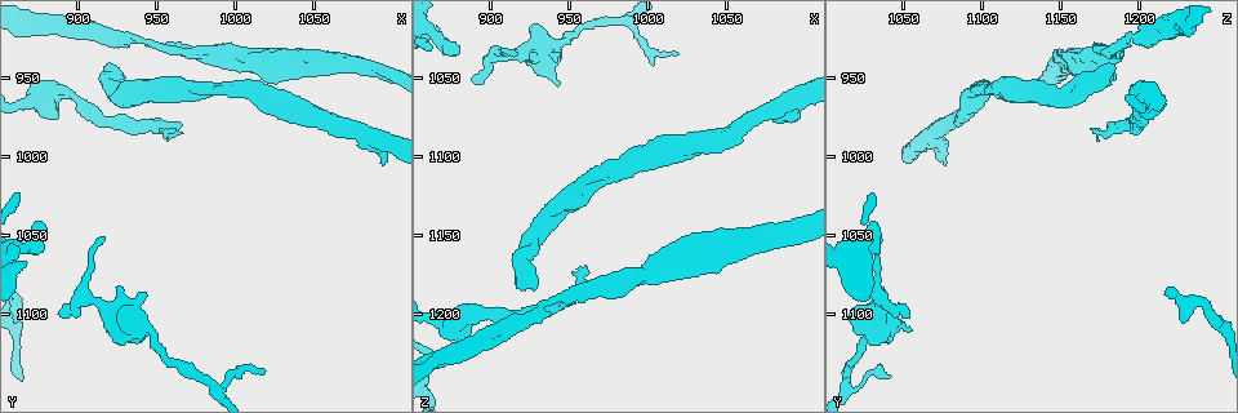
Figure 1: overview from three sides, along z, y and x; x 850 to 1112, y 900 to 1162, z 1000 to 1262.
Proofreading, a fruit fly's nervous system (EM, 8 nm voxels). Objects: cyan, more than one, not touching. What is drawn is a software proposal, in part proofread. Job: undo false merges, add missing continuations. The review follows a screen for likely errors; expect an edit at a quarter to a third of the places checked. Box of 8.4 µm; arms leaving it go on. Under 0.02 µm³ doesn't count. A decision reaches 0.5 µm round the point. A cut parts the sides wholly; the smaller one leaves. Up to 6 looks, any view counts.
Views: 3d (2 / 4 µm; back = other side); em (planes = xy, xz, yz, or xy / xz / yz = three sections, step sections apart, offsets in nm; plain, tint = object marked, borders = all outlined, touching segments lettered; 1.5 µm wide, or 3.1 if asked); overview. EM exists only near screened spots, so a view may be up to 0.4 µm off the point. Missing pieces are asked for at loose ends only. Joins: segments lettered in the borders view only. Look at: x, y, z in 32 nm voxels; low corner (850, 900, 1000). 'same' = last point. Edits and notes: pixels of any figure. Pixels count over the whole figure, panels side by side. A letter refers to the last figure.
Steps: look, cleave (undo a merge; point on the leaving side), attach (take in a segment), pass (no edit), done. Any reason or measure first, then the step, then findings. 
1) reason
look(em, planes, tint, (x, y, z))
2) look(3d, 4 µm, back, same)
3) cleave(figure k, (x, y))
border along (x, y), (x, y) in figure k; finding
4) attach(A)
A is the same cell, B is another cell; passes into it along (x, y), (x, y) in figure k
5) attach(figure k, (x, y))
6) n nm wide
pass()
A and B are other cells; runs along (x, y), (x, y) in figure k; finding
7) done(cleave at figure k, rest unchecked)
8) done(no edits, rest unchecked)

branch stops here
look(3d, 2 µm, (916, 1050, 1034))

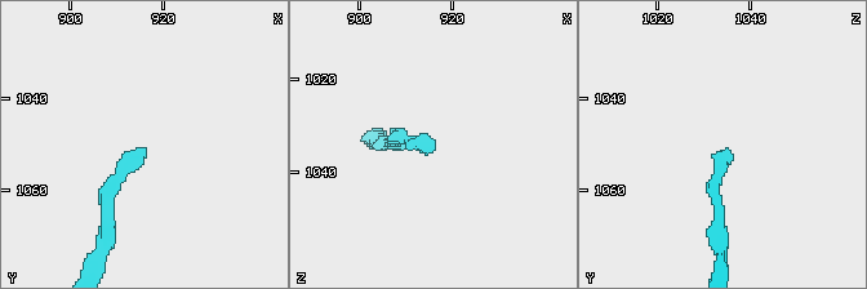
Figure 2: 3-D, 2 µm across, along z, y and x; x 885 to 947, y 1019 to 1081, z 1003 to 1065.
need the tissue
look(em, yz, step 8, tint, (915, 1051, 1036))

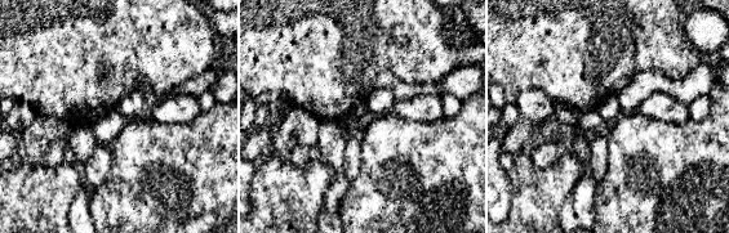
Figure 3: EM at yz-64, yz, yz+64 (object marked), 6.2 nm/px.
another direction
look(em, planes, borders, same)

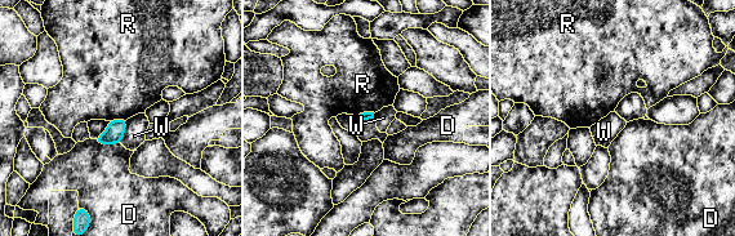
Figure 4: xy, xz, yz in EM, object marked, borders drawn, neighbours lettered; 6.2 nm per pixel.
pass()
D, R and W are other cells; border along (125, 119), (112, 119), (110, 121) in figure 4; none of them fits

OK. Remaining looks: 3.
look(em, planes, borders, (890, 1102, 1048))

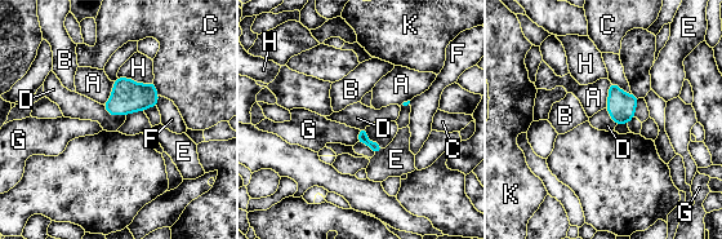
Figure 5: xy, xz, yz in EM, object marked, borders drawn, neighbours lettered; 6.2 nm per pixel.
pass()
A, B, C, D, E, F, G, H and K are other cells; border along (102, 105), (111, 115), (125, 115) in figure 5; no lettered segment goes on from it

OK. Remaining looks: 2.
free end
look(3d, 4 µm, (962, 982, 1170))

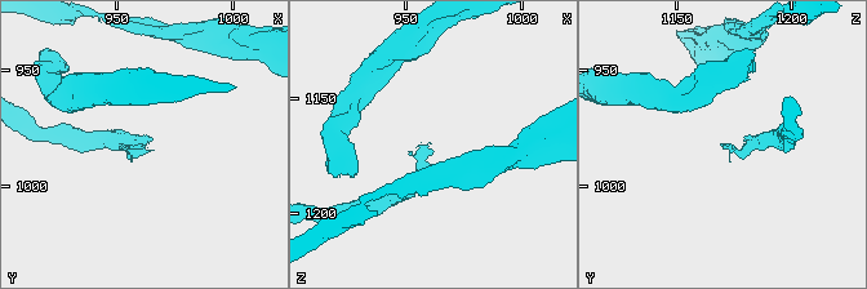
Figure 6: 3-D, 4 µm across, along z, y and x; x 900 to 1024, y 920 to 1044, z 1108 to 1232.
now the EM
look(em, planes, borders, (961, 982, 1171))

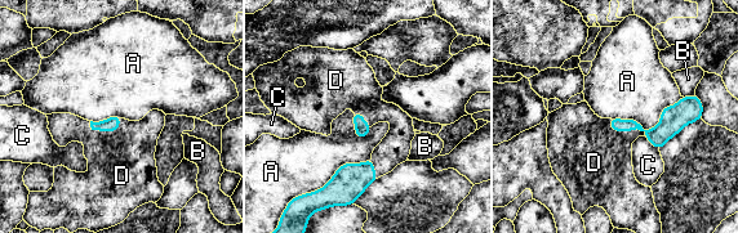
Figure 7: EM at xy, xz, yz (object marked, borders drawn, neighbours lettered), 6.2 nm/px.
attach(D)
D is the same cell, A, B and C are other cells; passes into it along (663, 131), (623, 130), (598, 161) in figure 7; the neuron continues

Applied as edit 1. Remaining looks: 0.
done(attach at figure 7, rest unchecked)

